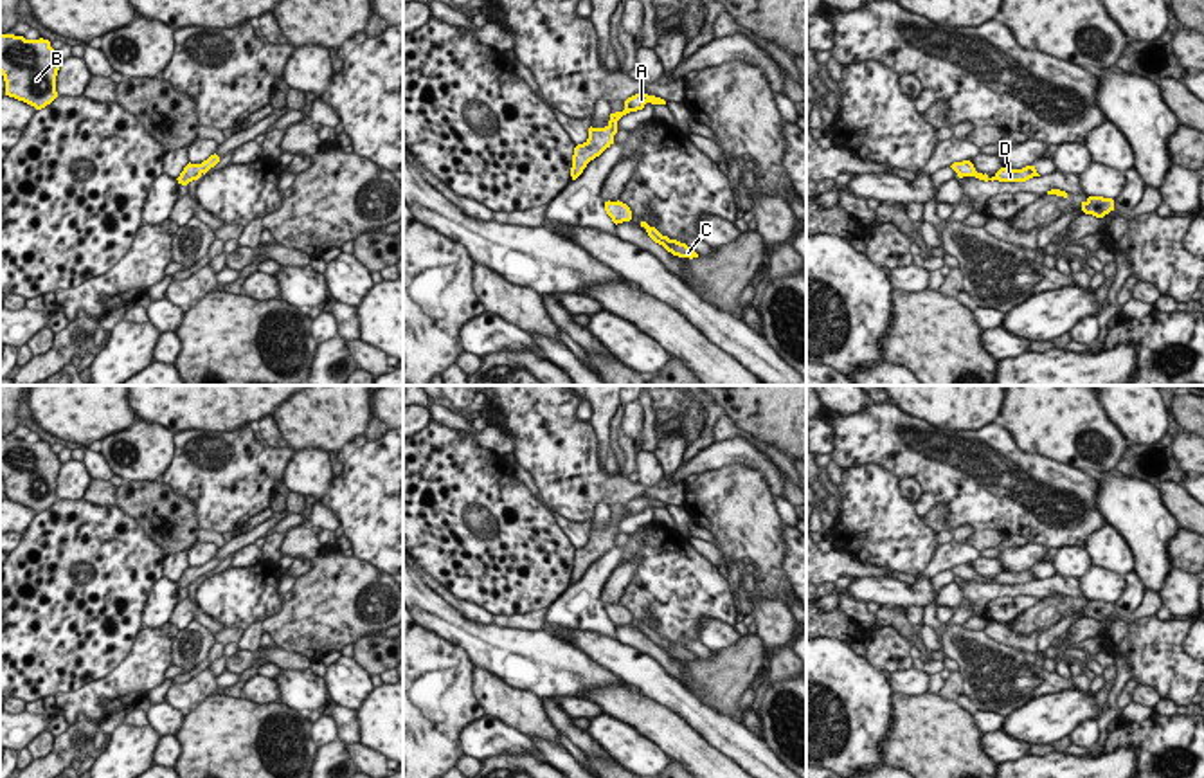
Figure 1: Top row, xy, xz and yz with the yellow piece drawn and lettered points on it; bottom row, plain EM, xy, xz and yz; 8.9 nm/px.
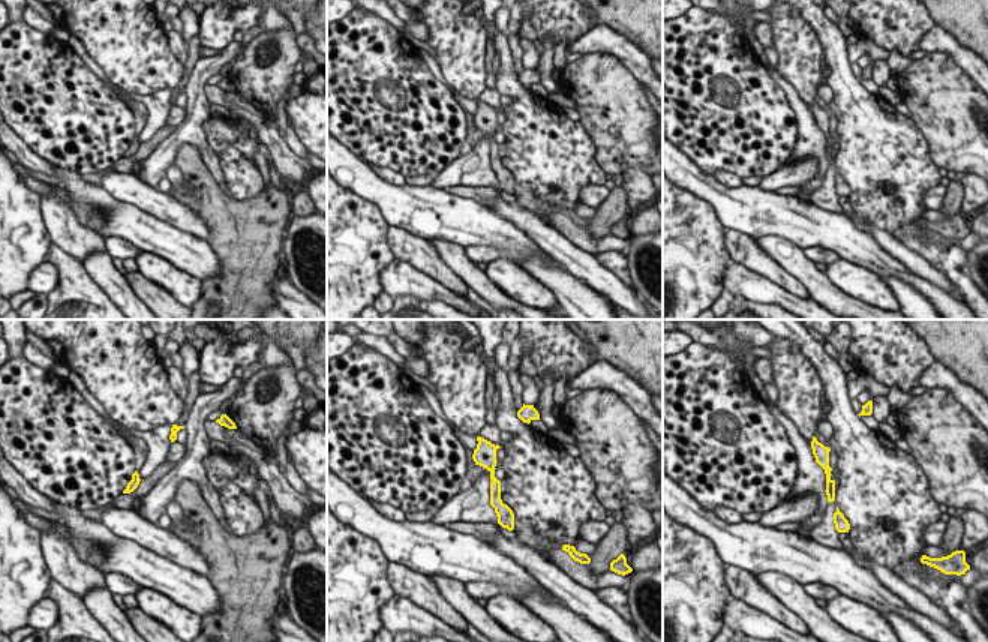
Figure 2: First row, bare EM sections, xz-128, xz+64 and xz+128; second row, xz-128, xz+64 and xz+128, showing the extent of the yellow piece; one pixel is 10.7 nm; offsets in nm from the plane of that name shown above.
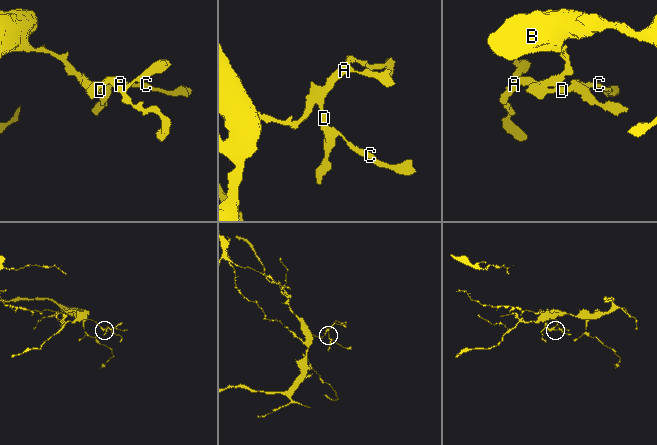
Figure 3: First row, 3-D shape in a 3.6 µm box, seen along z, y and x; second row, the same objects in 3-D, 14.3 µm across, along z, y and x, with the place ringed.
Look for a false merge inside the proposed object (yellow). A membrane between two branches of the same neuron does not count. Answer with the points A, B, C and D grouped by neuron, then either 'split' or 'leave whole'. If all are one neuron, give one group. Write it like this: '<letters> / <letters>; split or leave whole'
A B C D; leave whole

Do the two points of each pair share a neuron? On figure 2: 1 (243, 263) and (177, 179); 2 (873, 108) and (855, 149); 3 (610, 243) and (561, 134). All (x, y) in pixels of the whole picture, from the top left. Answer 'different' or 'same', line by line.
1: different
2: same
3: different

